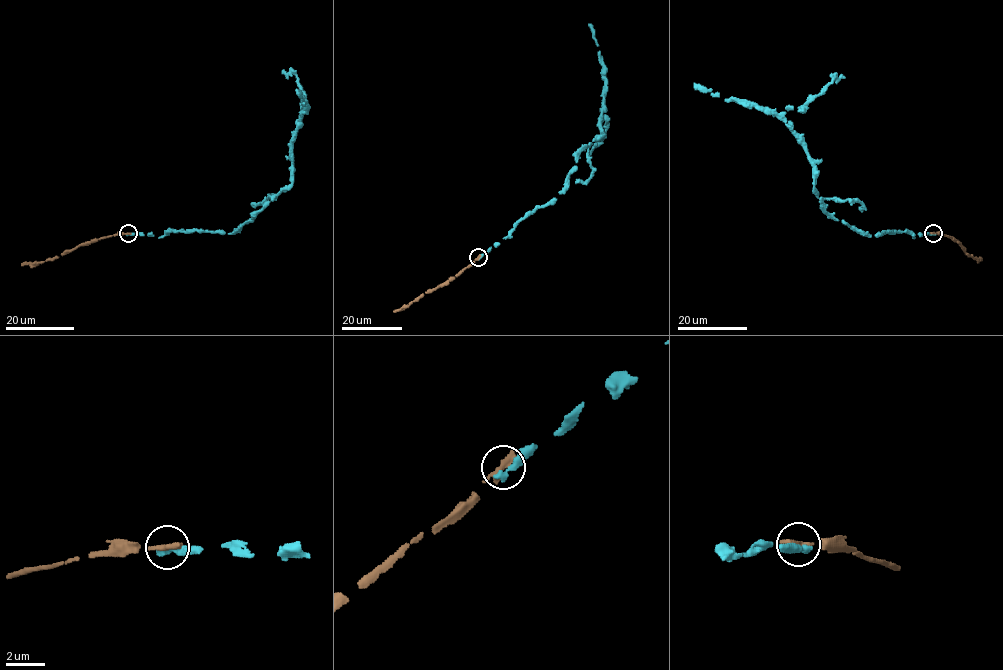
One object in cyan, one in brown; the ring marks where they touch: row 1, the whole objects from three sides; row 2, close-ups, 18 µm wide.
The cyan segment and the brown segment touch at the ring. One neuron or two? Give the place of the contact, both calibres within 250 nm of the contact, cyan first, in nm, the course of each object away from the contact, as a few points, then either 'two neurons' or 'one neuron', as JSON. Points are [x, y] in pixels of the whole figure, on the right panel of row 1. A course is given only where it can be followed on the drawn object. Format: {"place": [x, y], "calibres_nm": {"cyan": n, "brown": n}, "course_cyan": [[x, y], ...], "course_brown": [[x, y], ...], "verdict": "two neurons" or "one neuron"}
{"place": [933, 233], "calibres_nm": {"cyan": 420, "brown": 420}, "course_cyan": [[933, 233], [868, 236], [832, 217], [813, 186], [813, 160], [785, 122], [694, 83]], "course_brown": [[933, 233], [953, 238], [965, 253], [981, 260]], "verdict": "two neurons"}

